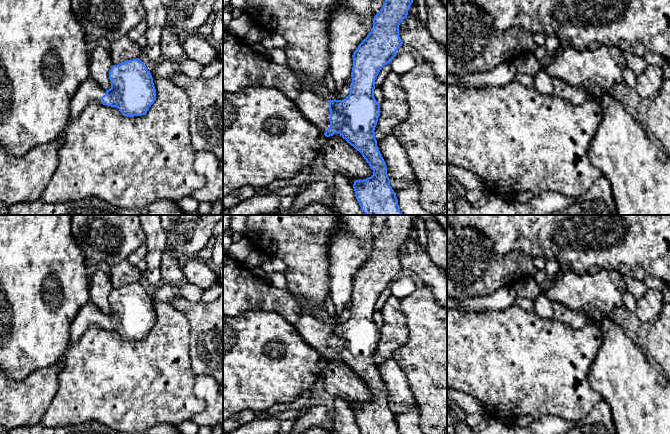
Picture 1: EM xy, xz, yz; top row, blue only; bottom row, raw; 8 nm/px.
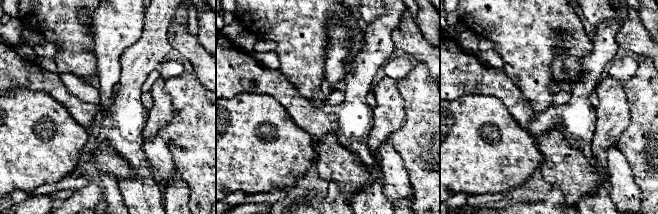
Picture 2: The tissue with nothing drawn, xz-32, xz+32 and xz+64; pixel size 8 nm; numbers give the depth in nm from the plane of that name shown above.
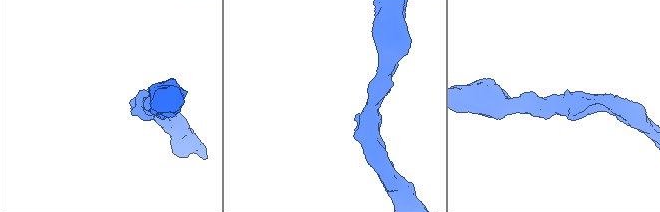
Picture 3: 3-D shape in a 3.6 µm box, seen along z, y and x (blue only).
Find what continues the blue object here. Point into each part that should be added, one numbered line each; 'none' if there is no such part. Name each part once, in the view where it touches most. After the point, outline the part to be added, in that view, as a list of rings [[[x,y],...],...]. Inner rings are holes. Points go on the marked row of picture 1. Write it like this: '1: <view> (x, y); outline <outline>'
1: xz (242, 66); outline [[[223,27],[223,92],[235,93],[247,86],[273,87],[292,100],[302,115],[313,123],[321,133],[330,127],[329,100],[316,96],[312,91],[303,88],[296,74],[285,65],[270,61],[267,57],[255,52],[241,38],[232,35]]]

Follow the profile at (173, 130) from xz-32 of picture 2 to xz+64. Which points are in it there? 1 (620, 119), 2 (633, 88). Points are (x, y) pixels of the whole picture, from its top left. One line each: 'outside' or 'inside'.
1: outside
2: inside

